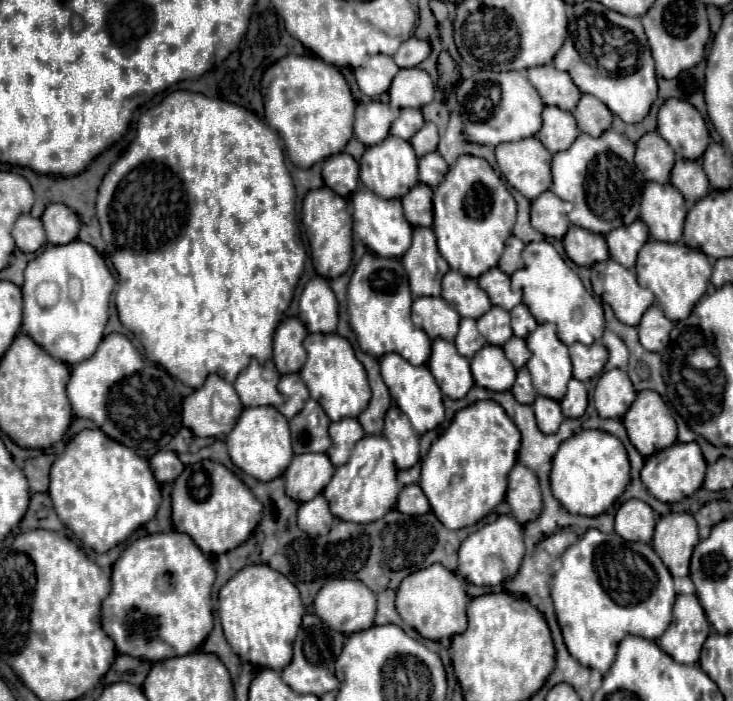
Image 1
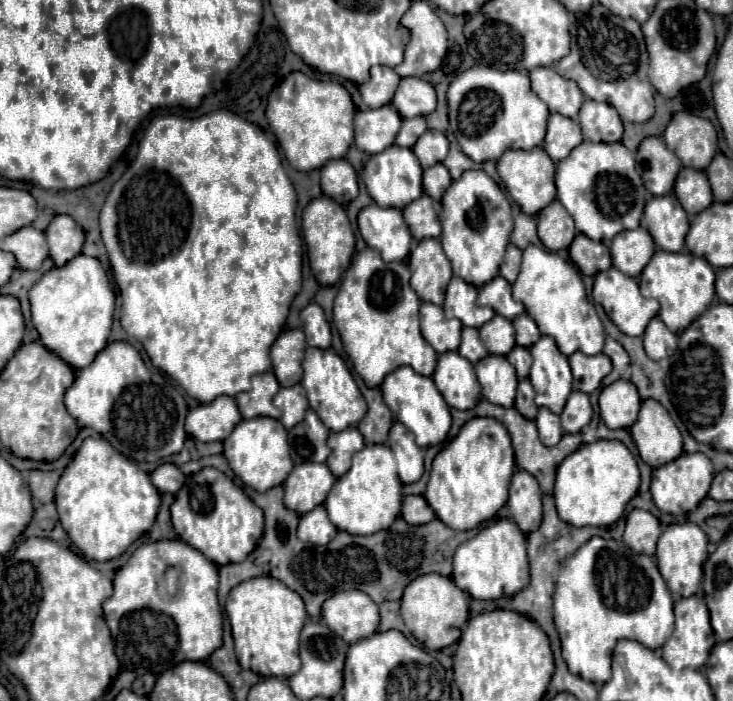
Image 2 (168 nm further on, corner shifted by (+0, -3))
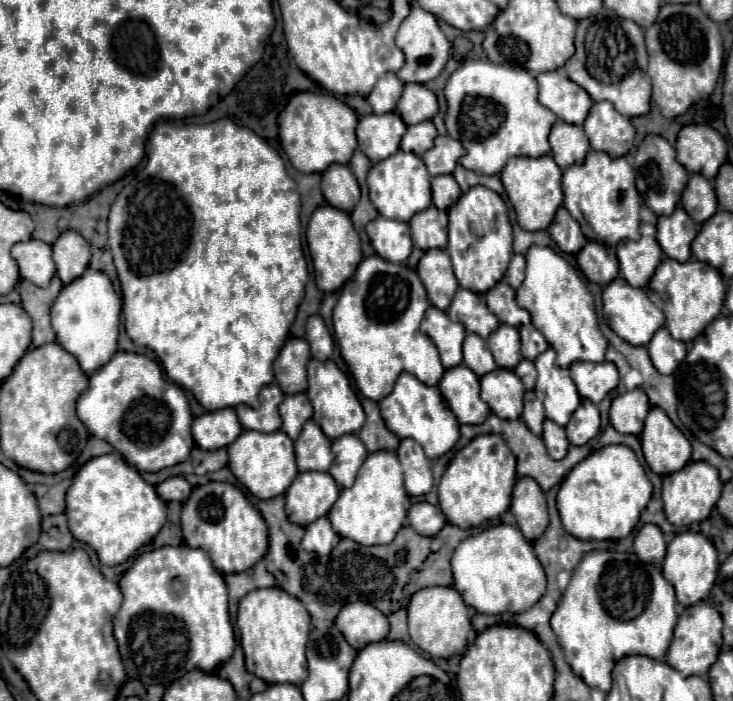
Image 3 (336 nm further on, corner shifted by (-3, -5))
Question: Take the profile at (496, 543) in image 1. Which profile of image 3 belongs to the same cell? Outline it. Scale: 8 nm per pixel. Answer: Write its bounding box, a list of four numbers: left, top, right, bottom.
[452,523,546,615]

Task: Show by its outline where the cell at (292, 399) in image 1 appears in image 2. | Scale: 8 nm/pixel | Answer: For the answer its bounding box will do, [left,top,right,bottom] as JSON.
[273,385,309,429]

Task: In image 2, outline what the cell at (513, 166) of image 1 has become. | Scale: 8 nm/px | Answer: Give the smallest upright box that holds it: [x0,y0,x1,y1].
[497,147,555,215]

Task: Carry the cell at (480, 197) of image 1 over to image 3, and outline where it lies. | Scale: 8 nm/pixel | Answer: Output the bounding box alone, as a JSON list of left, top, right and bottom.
[446,185,512,293]

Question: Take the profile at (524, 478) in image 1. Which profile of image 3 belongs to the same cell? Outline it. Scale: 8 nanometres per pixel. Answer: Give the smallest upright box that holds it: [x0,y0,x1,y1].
[512,477,548,541]

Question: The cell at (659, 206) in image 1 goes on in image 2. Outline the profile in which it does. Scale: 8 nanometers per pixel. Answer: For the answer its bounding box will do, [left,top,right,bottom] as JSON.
[643,195,689,251]

